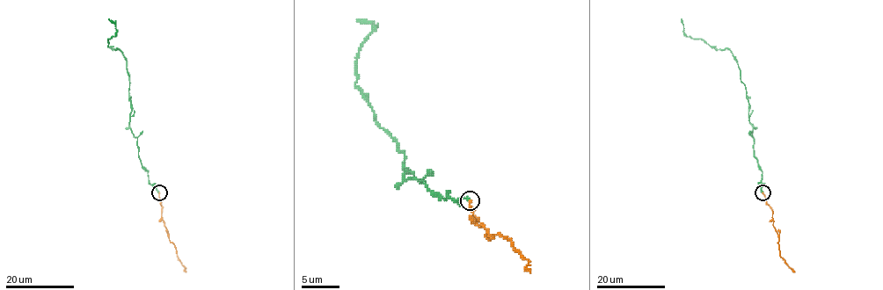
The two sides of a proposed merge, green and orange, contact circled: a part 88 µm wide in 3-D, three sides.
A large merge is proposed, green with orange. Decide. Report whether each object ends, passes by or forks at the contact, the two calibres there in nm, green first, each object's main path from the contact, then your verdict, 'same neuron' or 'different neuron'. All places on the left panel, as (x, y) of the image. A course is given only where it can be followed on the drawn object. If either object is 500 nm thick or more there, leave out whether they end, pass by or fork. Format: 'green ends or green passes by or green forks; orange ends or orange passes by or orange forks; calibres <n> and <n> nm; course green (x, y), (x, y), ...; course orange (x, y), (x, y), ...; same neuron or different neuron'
green ends; orange ends; calibres 240 and 150 nm; course green (158, 192), (142, 165), (137, 138), (129, 126), (126, 59), (107, 45), (117, 31), (108, 18); course orange (158, 192), (161, 219), (186, 271); same neuron

